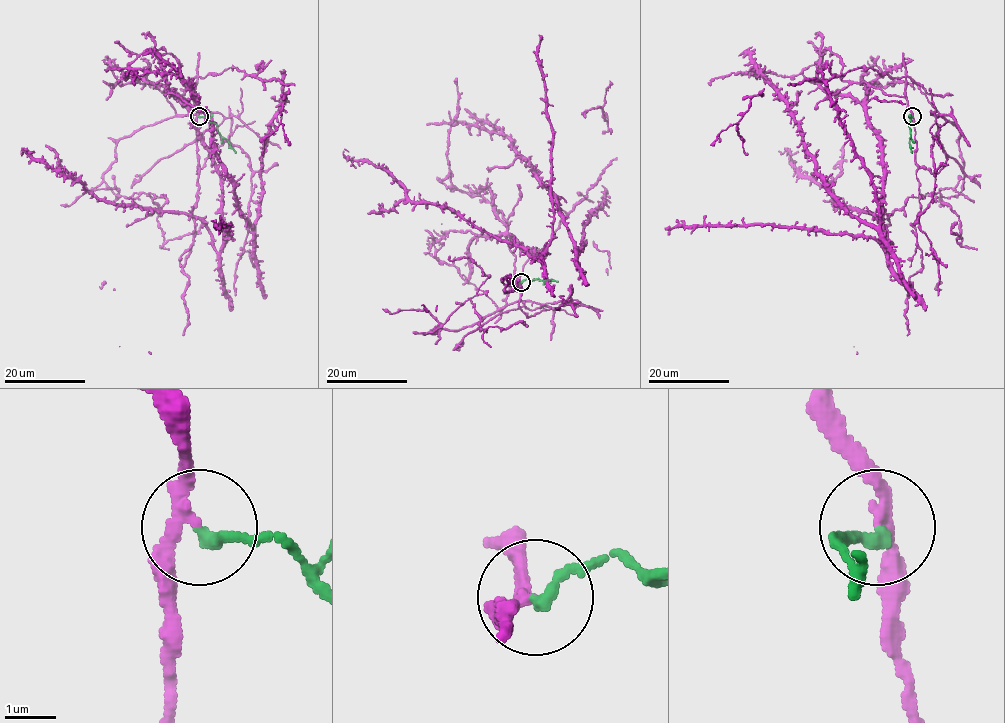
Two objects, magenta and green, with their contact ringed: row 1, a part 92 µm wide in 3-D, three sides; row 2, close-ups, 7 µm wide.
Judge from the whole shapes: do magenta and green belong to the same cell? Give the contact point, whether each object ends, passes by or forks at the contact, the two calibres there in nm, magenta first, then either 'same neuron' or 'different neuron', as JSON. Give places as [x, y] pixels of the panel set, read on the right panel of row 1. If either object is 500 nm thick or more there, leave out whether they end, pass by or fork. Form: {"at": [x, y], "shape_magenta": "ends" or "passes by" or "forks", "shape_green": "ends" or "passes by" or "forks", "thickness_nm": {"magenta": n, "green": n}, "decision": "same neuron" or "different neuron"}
{"at": [912, 116], "shape_magenta": "passes by", "shape_green": "ends", "thickness_nm": {"magenta": 200, "green": 240}, "decision": "different neuron"}

